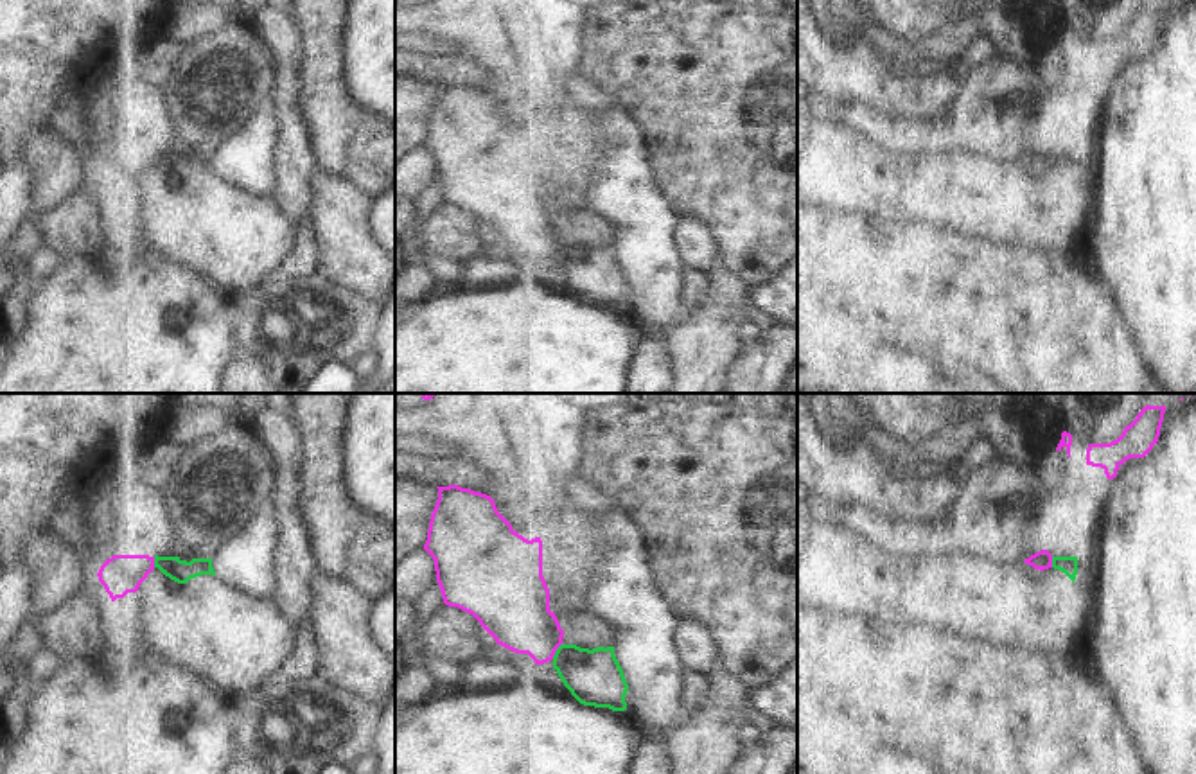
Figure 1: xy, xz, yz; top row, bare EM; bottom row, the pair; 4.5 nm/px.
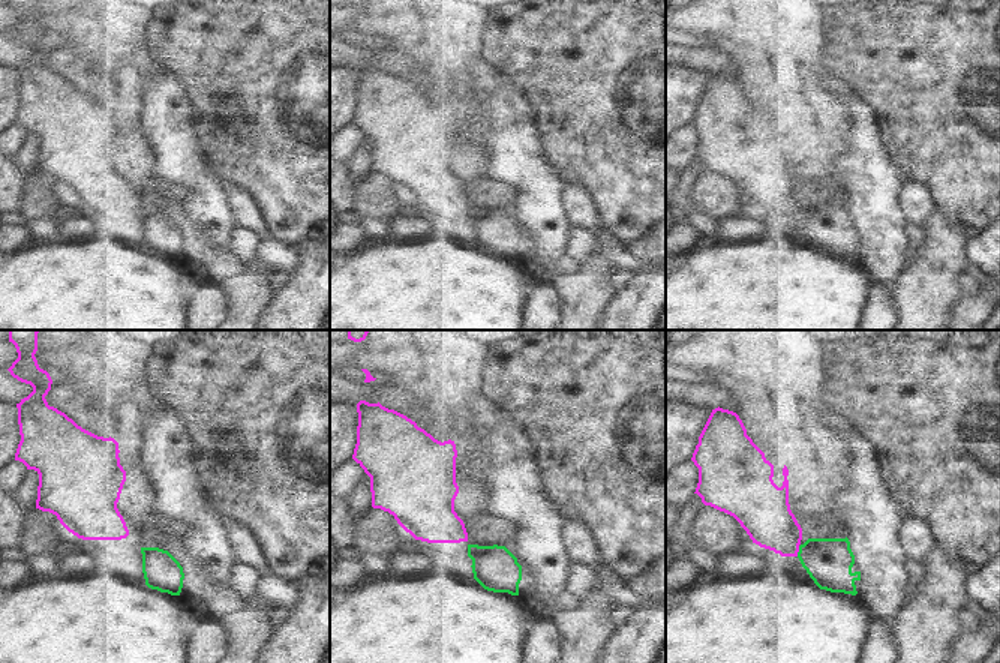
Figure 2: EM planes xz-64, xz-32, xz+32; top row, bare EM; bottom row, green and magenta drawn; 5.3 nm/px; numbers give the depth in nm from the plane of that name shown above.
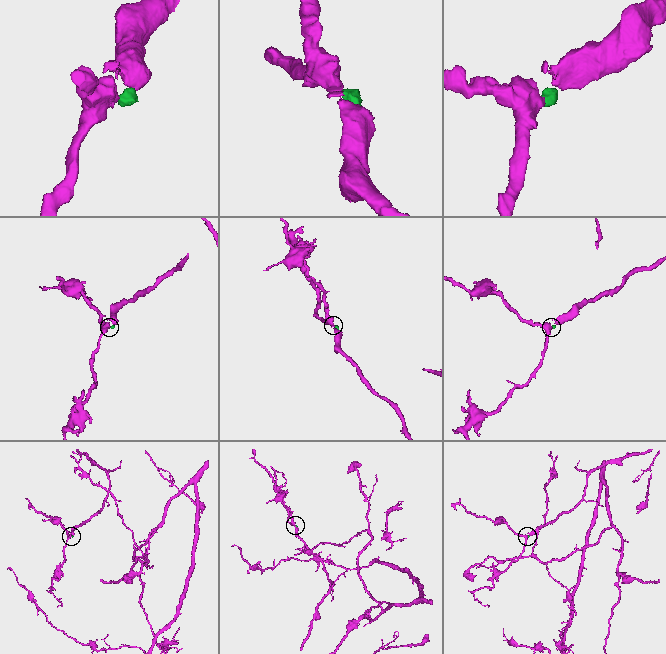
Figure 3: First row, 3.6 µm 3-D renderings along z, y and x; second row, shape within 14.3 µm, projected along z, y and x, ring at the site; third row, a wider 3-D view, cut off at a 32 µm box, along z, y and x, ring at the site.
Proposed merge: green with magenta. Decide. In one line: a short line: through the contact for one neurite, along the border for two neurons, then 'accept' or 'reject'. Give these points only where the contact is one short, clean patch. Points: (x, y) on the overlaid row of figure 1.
line xz (561, 643), (552, 658); reject

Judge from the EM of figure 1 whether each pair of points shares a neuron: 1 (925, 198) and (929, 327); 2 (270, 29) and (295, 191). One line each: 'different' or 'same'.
1: different
2: same

